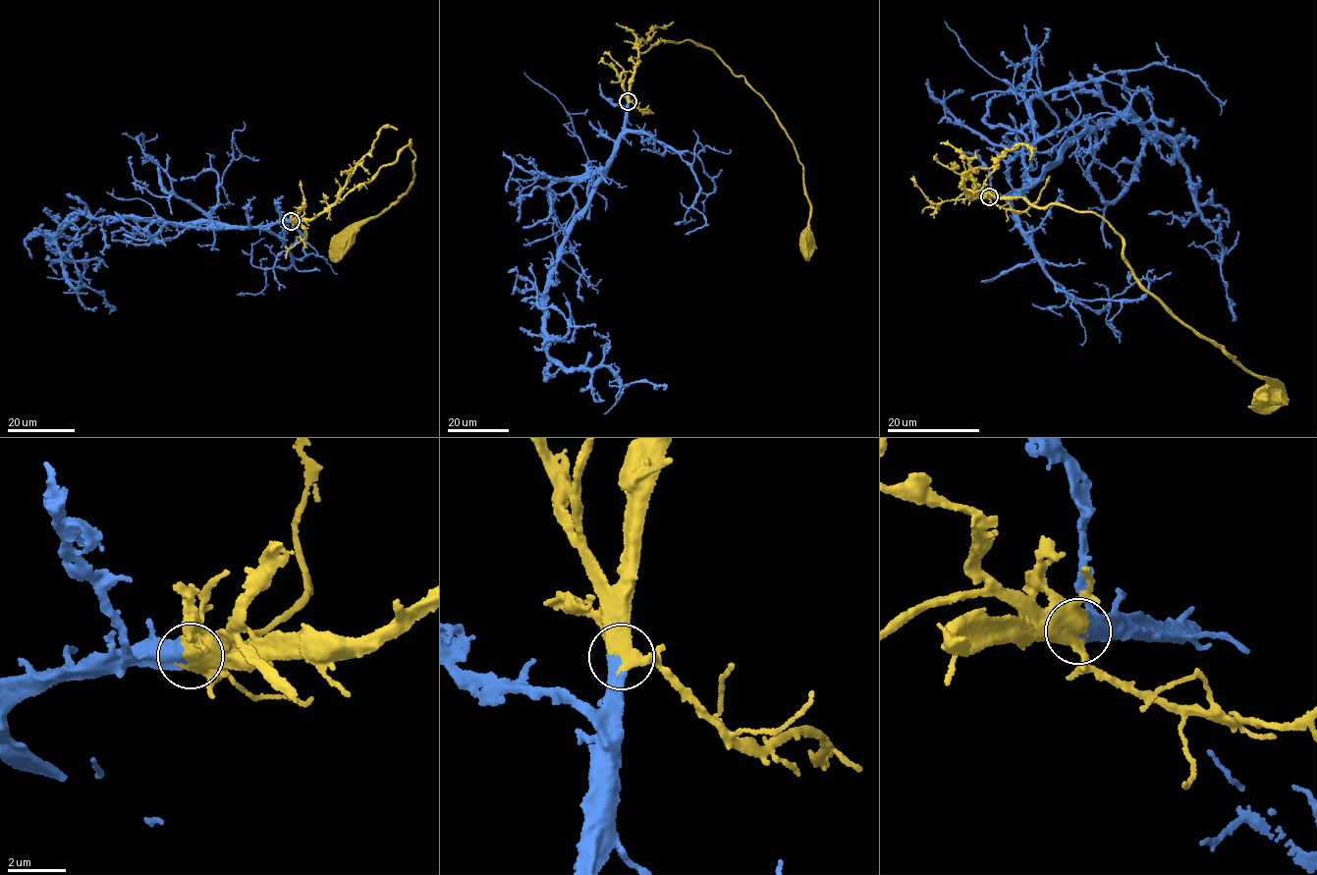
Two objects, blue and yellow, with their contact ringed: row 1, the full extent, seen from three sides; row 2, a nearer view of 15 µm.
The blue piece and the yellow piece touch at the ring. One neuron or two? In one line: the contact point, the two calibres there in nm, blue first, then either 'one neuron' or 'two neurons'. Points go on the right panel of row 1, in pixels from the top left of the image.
(989, 196) | 550/550 nm | one neuron

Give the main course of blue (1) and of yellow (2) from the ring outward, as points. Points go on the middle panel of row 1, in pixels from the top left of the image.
1: (628, 101), (608, 169), (566, 232), (543, 338), (549, 356), (567, 368), (608, 366), (622, 386), (664, 389)
2: (628, 101), (639, 54), (669, 40), (690, 39), (709, 48), (760, 94), (793, 143), (811, 209), (808, 242)

